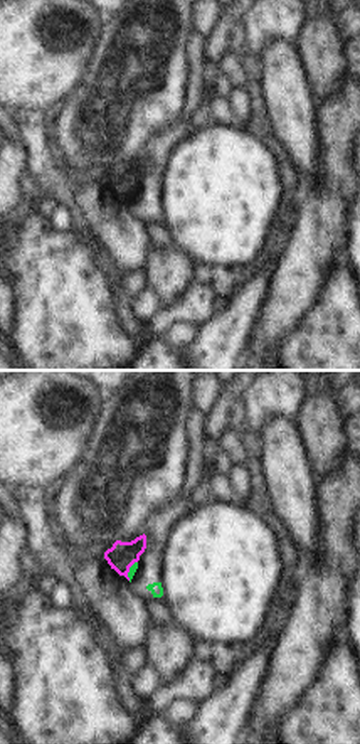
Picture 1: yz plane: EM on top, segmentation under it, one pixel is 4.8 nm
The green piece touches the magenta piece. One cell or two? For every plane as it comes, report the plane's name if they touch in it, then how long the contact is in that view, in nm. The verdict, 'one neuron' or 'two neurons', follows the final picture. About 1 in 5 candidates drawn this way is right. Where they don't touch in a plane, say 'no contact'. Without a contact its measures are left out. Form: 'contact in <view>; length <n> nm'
contact in yz; length 100 nm

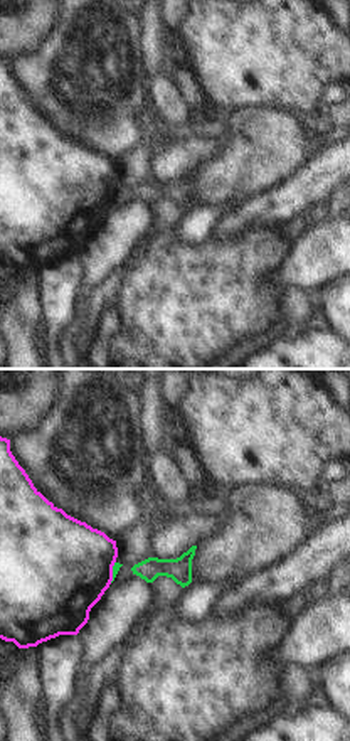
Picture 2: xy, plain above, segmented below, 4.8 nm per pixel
contact in xy; length 110 nm

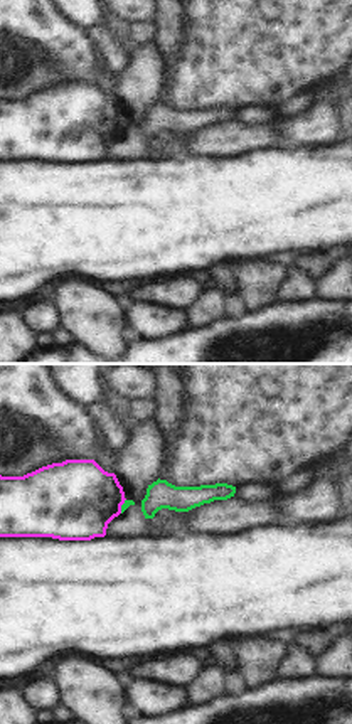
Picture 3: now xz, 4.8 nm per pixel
contact in xz; length 80 nm

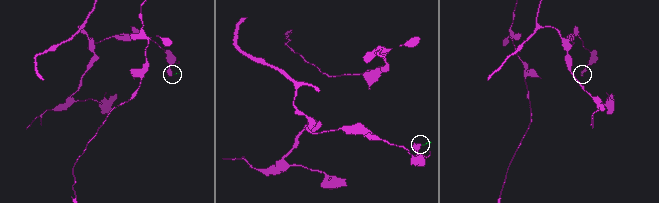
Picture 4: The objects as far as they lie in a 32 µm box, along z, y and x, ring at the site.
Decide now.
two neurons

